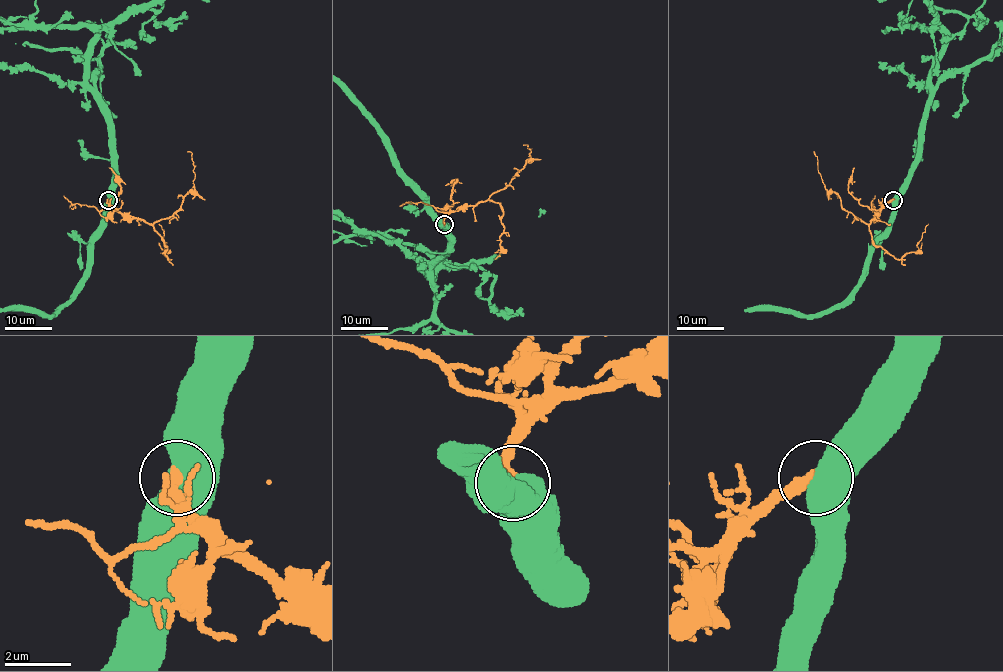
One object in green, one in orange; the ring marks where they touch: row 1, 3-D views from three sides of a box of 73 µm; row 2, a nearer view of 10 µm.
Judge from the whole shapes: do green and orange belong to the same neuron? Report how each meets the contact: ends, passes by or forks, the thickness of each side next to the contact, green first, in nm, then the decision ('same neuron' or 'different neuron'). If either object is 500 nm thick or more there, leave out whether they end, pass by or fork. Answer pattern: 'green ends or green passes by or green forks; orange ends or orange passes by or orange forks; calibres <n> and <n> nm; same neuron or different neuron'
calibres 750 and 360 nm; different neuron

